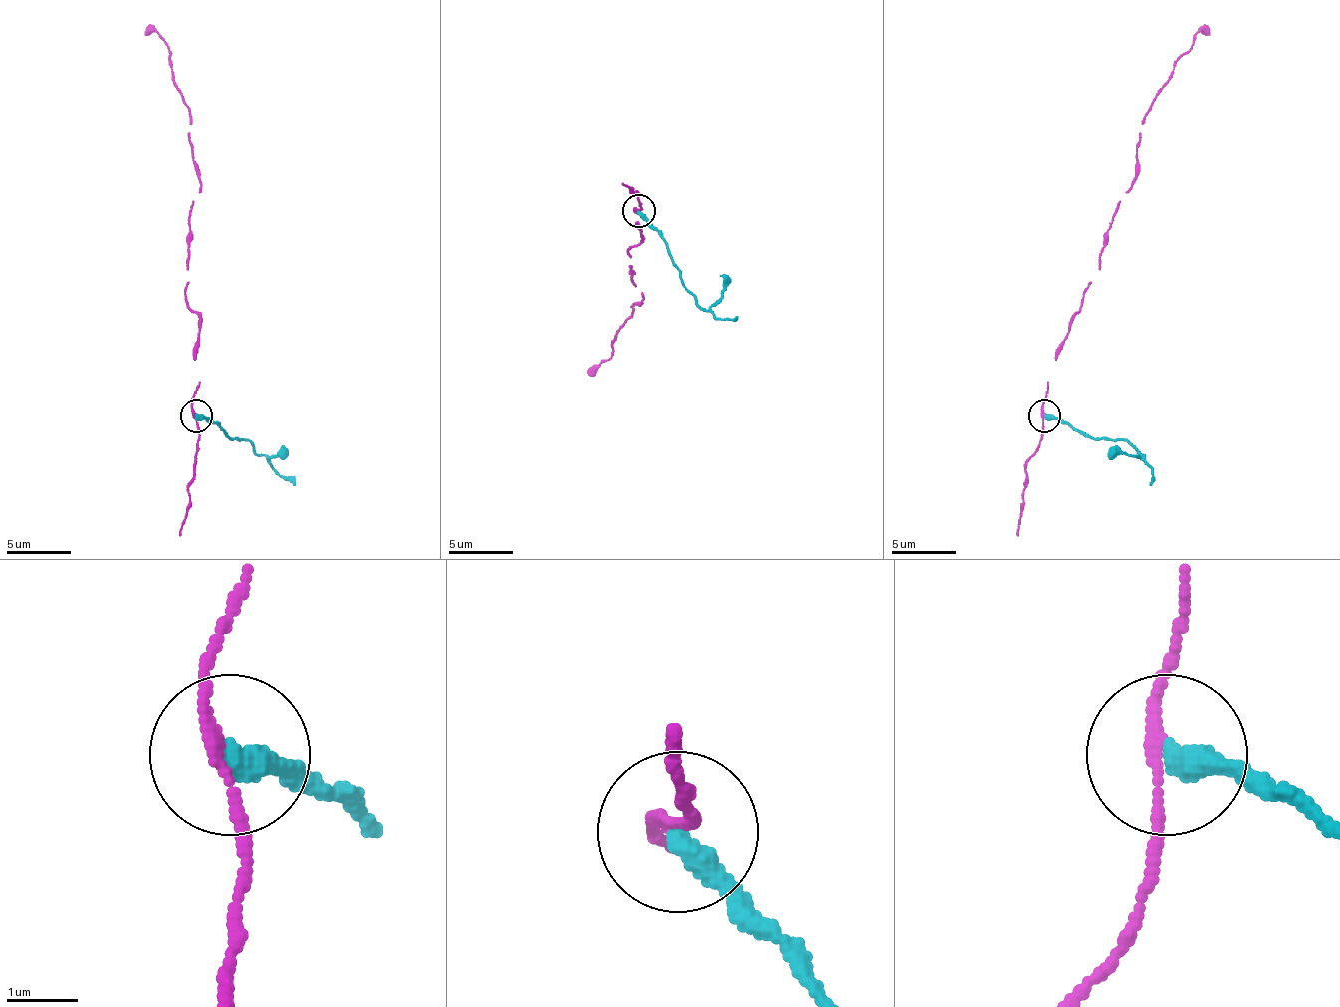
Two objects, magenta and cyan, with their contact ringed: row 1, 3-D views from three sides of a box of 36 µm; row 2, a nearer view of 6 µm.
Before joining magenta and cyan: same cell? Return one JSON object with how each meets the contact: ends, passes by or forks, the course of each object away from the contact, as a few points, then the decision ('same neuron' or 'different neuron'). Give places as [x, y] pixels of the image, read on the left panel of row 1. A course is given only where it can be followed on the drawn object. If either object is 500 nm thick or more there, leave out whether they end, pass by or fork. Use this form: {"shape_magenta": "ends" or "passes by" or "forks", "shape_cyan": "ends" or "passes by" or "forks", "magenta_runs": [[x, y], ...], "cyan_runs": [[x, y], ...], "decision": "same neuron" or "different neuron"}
{"shape_magenta": "passes by", "shape_cyan": "ends", "magenta_runs": [[194, 415], [200, 321], [184, 288], [200, 185], [171, 52], [155, 32], [145, 36]], "cyan_runs": [[197, 415], [226, 434], [245, 437], [294, 486]], "decision": "different neuron"}

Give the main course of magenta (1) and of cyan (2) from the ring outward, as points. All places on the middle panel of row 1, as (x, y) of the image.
1: (636, 210), (643, 213), (643, 236), (626, 252), (633, 281), (643, 297), (613, 336), (613, 352), (587, 375)
2: (639, 210), (668, 249), (688, 291), (717, 317), (737, 317)

